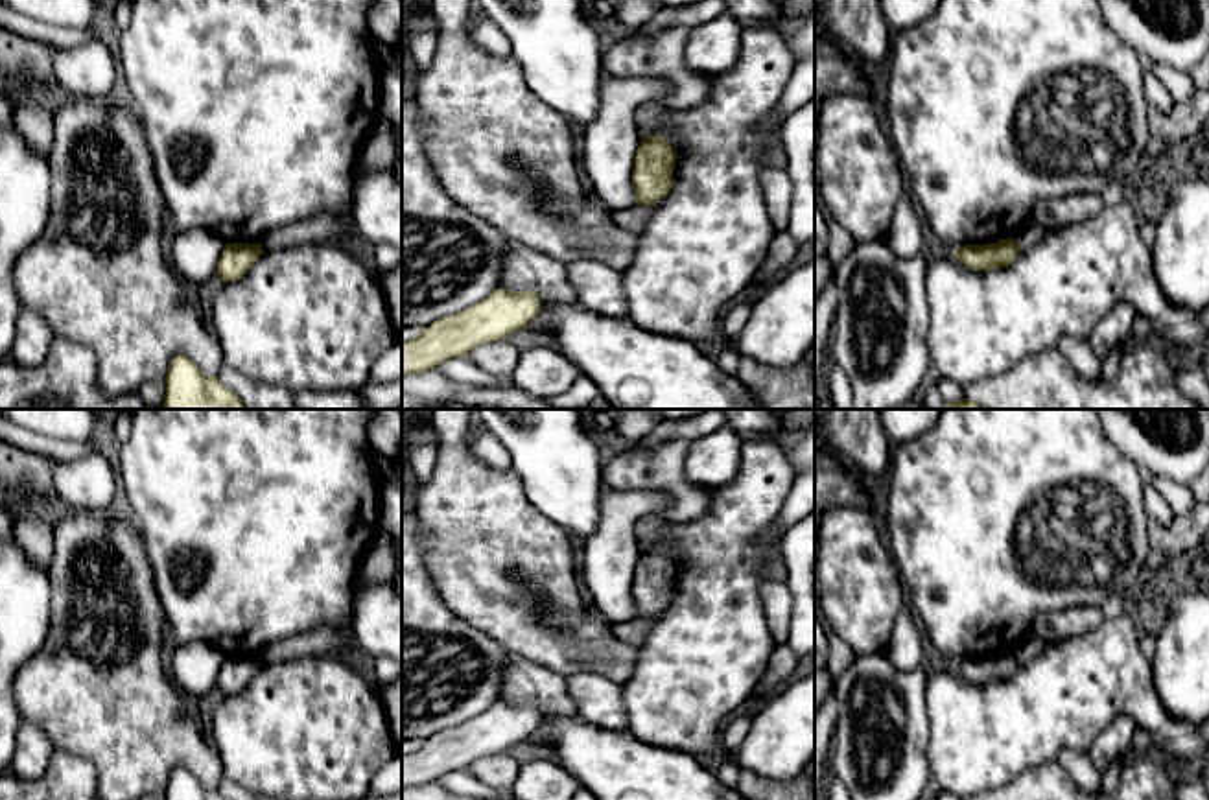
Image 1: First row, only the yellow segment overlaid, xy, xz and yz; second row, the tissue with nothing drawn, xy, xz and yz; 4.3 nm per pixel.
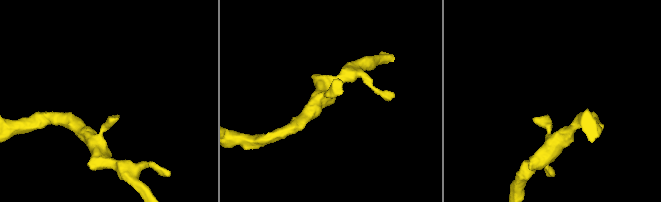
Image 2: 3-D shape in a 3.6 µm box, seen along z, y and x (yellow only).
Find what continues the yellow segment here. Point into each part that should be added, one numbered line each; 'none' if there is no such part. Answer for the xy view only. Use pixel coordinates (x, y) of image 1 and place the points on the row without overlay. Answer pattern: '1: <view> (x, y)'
none

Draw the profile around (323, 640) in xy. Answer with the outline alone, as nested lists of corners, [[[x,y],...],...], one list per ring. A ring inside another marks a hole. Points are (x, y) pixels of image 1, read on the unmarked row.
[[[354,597],[350,619],[341,632],[323,625],[308,632],[300,632],[291,638],[271,643],[260,653],[260,658],[264,665],[271,665],[276,662],[288,662],[304,656],[337,654],[337,651],[354,638],[352,619],[354,619]]]

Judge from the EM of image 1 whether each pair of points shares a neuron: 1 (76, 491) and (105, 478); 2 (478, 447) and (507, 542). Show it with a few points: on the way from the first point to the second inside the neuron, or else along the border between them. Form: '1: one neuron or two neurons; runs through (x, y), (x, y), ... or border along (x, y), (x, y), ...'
1: one neuron; runs through (83, 483), (98, 480)
2: two neurons; border along (476, 428), (470, 452), (496, 469), (509, 469)

